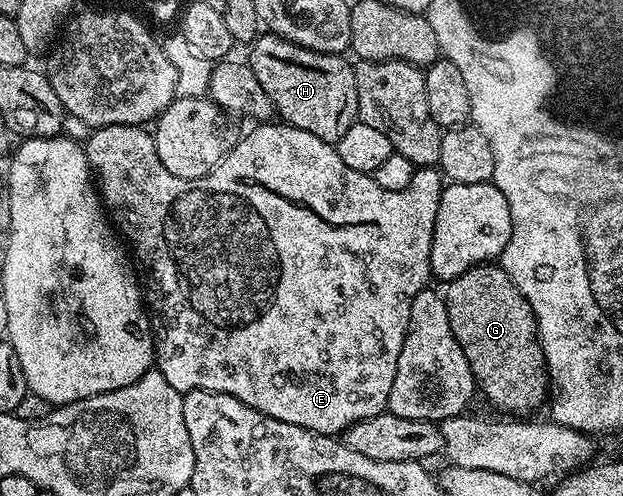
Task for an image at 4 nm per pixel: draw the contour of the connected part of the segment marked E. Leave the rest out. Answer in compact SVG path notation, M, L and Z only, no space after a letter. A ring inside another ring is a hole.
M287 123L272 124L257 124L252 127L256 129L250 130L245 137L243 134L220 163L204 177L182 179L178 175L170 175L170 171L162 167L162 159L158 159L155 136L140 125L93 128L86 142L88 166L92 168L102 204L113 226L129 246L133 245L130 253L142 274L142 293L147 308L154 314L150 321L154 330L154 365L166 383L182 395L192 389L228 393L274 419L282 419L282 423L294 423L315 433L336 435L388 408L398 355L402 351L404 336L408 334L410 303L414 303L414 295L423 291L432 277L430 247L440 192L445 182L439 168L420 167L413 172L410 187L402 191L386 191L375 176L346 167L335 144Z

